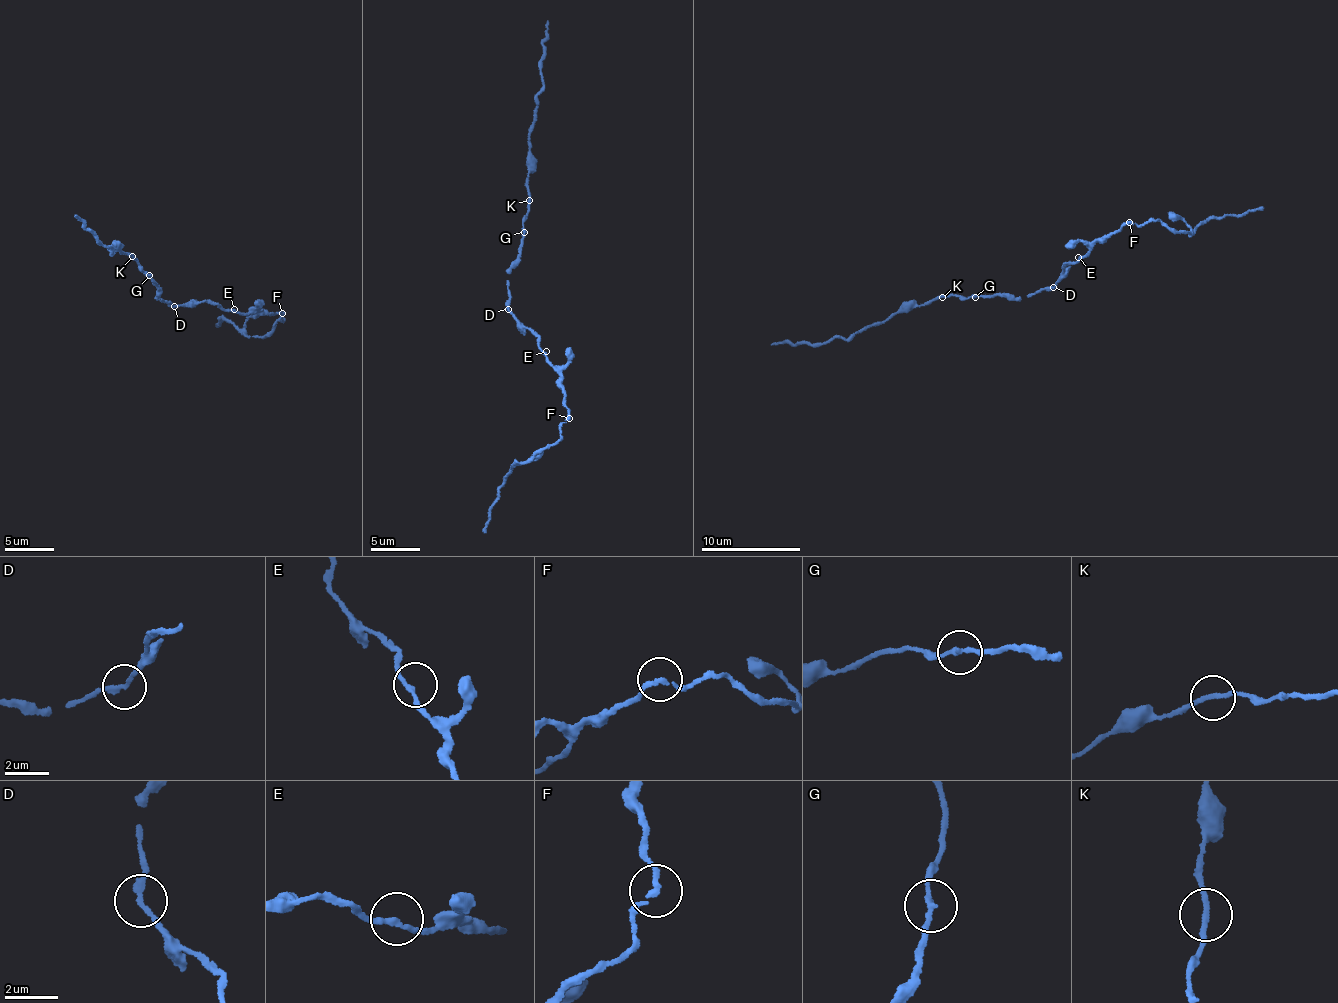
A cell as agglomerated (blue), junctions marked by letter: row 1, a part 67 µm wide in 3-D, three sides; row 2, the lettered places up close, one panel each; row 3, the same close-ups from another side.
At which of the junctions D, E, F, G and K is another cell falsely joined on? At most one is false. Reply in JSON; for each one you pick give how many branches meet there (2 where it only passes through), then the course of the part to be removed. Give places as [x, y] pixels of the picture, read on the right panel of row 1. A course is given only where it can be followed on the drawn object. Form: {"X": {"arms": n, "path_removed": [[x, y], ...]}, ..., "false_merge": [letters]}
{"false_merge": []}

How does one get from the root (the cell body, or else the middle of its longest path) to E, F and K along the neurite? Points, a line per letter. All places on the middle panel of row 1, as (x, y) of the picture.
E: (508, 311), (537, 336), (538, 346), (546, 351)
F: (508, 311), (538, 337), (538, 346), (546, 356), (546, 363), (561, 376), (568, 418)
K: (508, 311), (510, 265), (519, 258), (522, 218), (529, 211), (529, 200)

